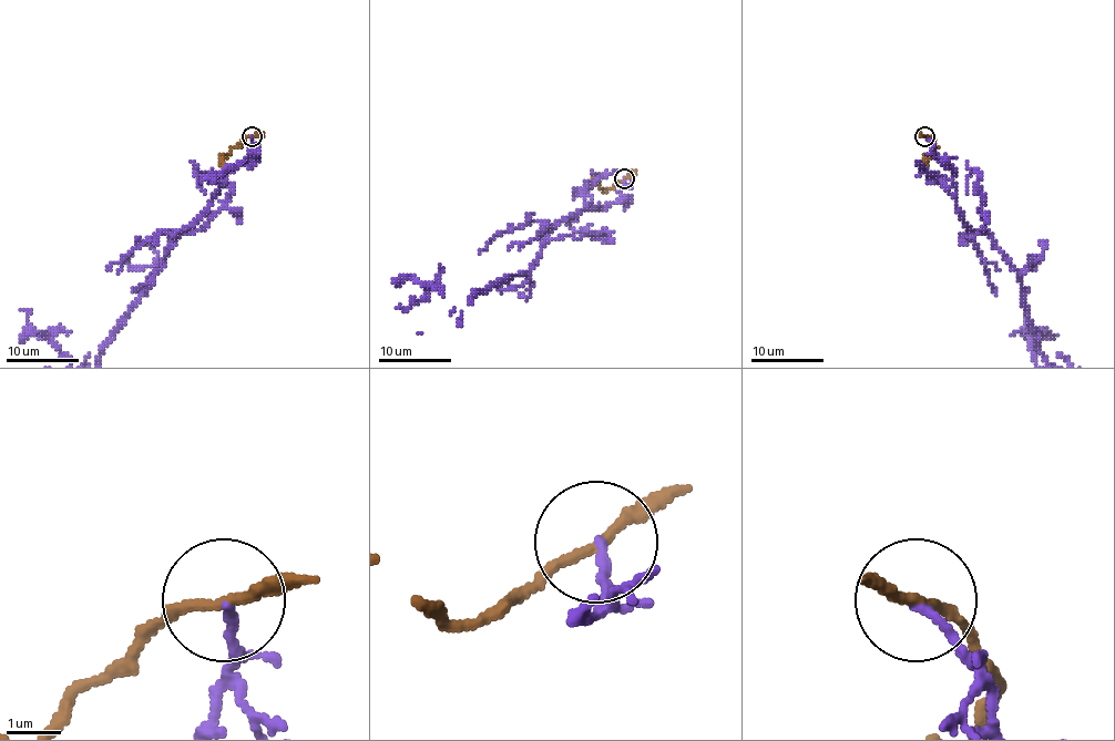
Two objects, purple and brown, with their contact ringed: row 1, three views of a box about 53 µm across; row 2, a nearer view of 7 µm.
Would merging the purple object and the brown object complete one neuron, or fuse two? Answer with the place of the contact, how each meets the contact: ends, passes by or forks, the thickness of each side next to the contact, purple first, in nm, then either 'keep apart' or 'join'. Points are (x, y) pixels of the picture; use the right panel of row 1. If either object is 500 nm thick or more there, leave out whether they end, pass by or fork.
(924, 136) | purple ends | brown passes by | 160/180 nm | keep apart

